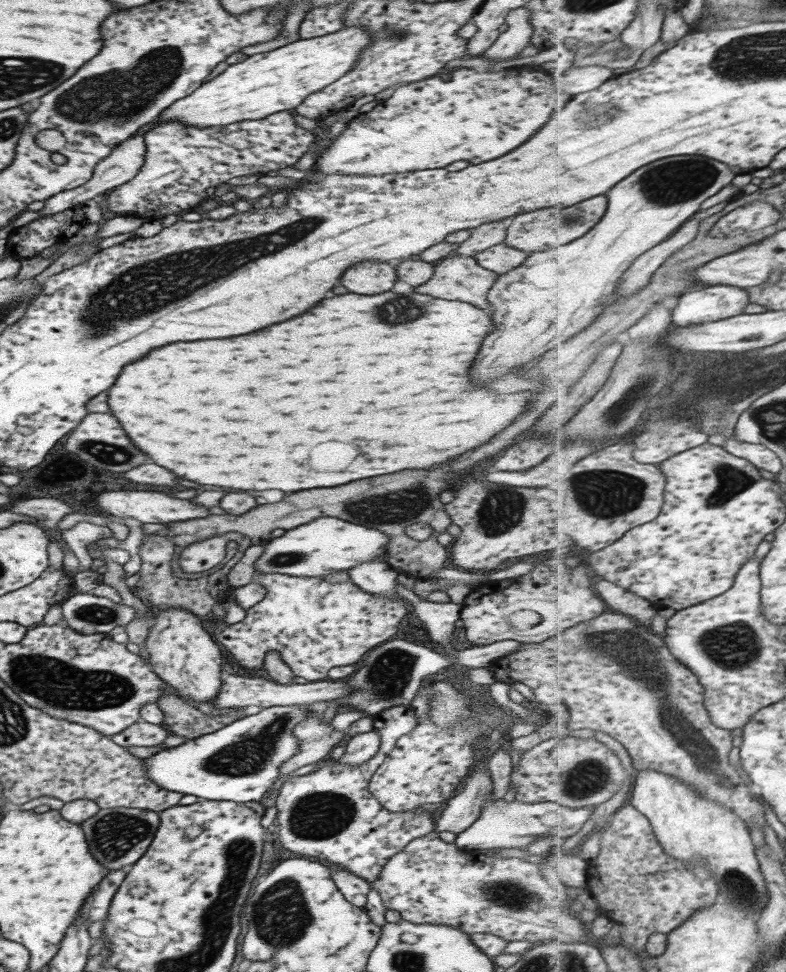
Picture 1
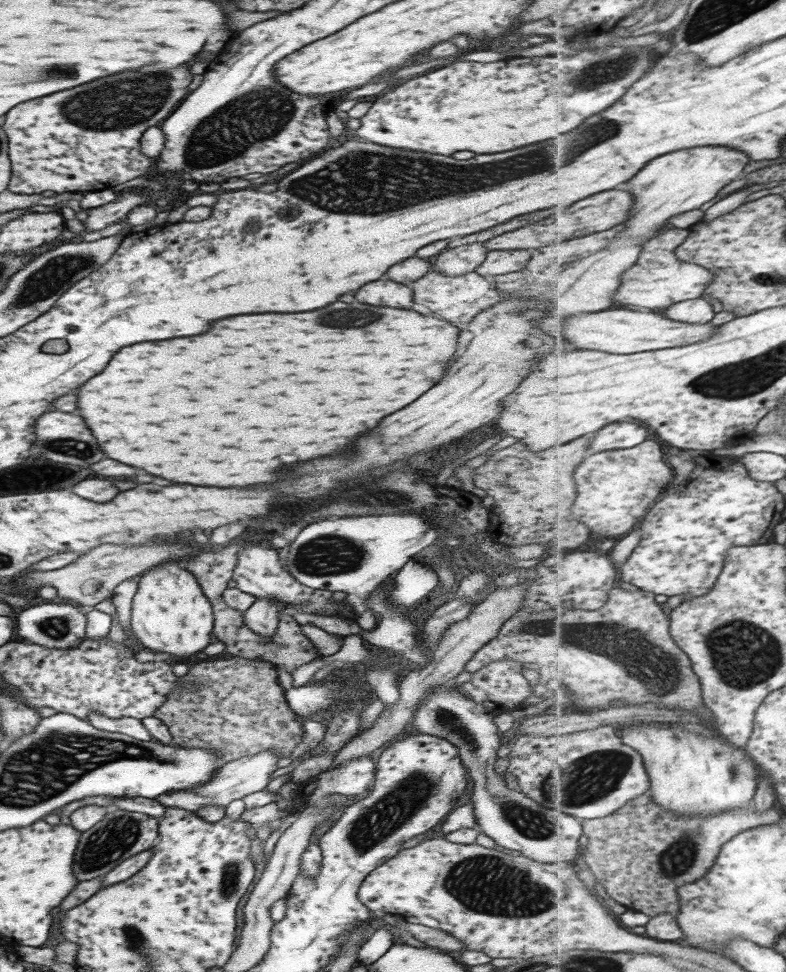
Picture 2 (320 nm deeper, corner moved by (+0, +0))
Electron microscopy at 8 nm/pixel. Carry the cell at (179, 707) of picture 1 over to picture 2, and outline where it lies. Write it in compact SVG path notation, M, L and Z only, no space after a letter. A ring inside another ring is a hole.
M238 656L193 664L193 666L188 667L188 672L183 675L180 680L182 680L182 682L186 682L186 684L196 682L198 687L195 687L192 691L185 687L181 687L180 690L175 687L166 696L166 699L153 711L152 716L158 718L168 728L169 734L172 736L172 741L176 746L180 746L181 748L204 748L205 750L210 750L210 752L219 752L222 763L231 762L232 760L241 758L242 756L251 756L252 754L257 754L257 752L261 752L262 750L274 750L276 754L287 756L291 754L293 749L303 740L304 730L302 729L302 724L299 719L295 716L291 708L289 708L289 705L285 700L284 690L278 683L276 671L277 668L269 661L262 661L261 659L245 659L239 658Z

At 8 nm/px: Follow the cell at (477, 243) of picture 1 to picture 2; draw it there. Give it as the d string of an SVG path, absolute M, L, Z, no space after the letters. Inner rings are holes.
M479 242L446 248L437 255L430 270L443 276L461 276L473 272L484 261L486 252Z

